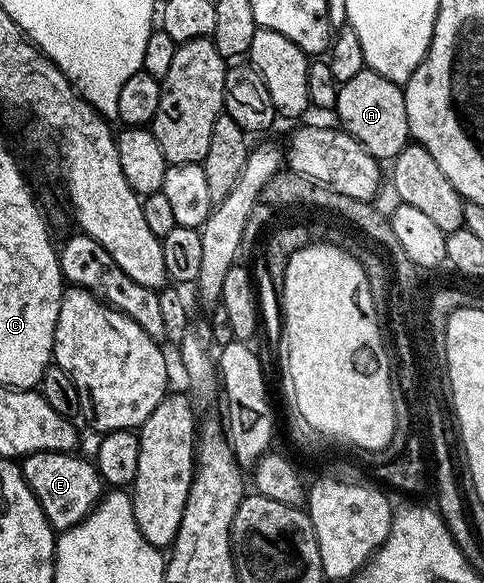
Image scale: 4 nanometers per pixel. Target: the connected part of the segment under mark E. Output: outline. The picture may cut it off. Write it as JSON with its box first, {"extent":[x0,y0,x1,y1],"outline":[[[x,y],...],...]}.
{"extent":[21,449,105,531],"outline":[[[46,449],[40,453],[29,453],[21,461],[23,478],[33,491],[37,503],[41,503],[45,519],[56,531],[68,529],[84,521],[105,493],[105,482],[99,476],[99,468],[94,460],[87,458],[86,461],[77,454],[75,451],[58,453]]]}

